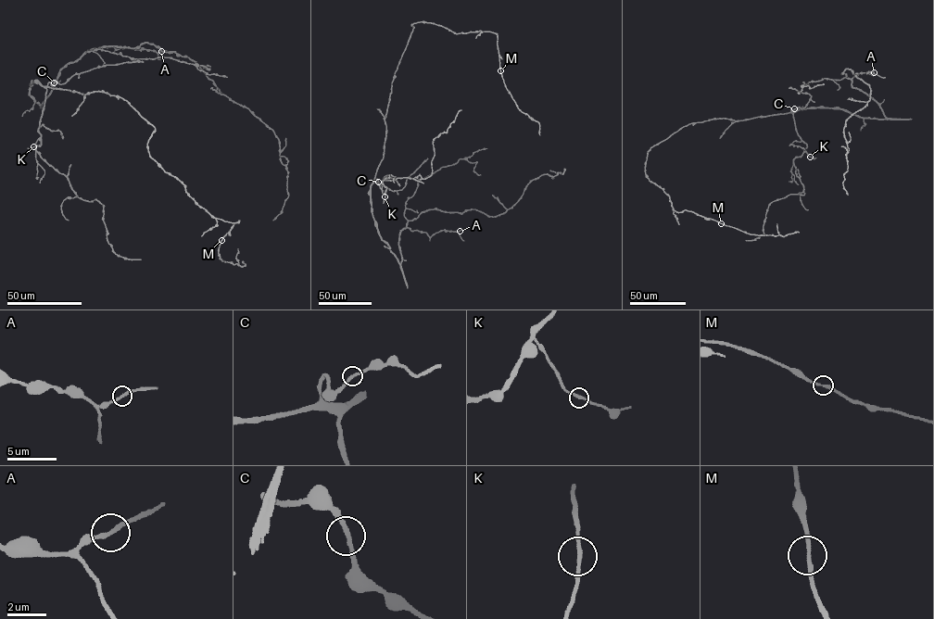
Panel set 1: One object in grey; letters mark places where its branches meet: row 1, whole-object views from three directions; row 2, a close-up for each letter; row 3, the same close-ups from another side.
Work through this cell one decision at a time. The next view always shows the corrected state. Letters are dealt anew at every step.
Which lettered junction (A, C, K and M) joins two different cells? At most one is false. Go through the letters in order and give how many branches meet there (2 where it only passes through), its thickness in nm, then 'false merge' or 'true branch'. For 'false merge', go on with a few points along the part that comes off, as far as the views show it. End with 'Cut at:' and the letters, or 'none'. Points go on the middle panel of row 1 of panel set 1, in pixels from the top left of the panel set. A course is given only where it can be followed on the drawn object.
A: branches 2; calibre 200 nm; true branch
C: branches 2; calibre 200 nm; true branch
K: branches 2; calibre 180 nm; true branch
M: branches 2; calibre 190 nm; true branch
Cut at: none

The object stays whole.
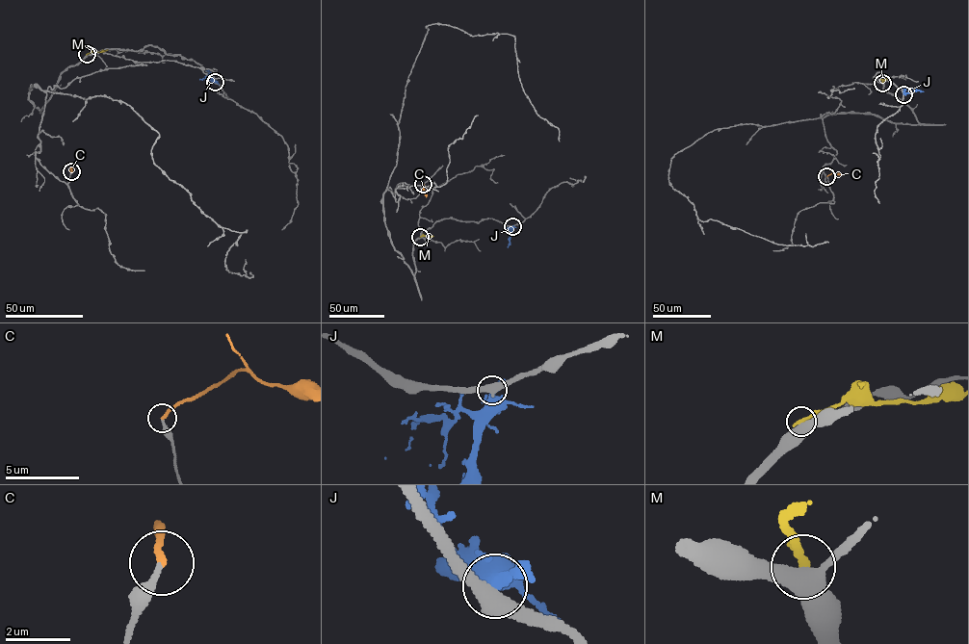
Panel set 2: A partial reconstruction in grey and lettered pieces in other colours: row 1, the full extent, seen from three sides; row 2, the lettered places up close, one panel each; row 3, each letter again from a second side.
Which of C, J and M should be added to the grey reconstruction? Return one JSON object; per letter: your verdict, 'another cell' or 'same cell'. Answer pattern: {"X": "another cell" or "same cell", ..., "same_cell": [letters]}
{"C": "another cell", "J": "another cell", "M": "another cell", "same_cell": []}

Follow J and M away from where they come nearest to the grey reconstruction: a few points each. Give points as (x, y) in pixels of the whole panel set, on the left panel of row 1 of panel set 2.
J: (215, 82), (205, 77), (199, 79)
M: (87, 54), (108, 49)

